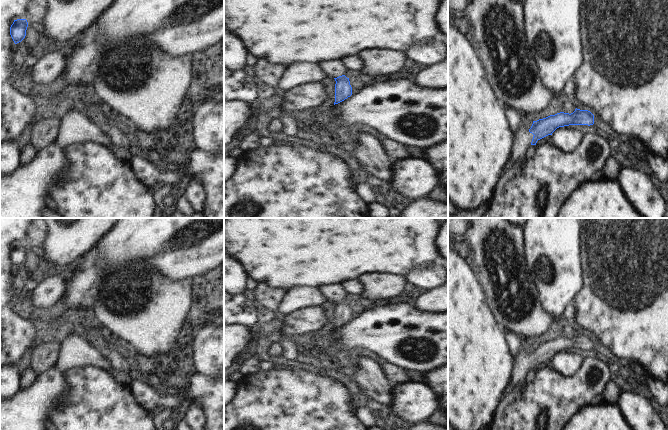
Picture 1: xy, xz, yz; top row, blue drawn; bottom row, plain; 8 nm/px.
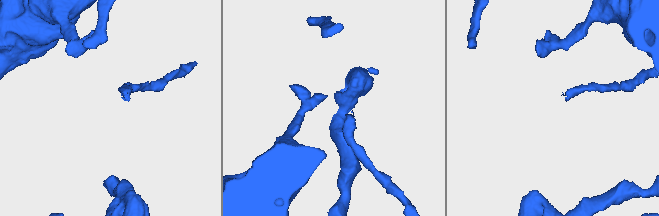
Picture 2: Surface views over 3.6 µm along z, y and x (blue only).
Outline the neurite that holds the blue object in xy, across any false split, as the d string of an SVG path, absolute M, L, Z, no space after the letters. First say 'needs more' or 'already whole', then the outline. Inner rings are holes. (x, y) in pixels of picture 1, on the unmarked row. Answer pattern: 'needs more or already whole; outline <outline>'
already whole; outline M26 243L14 244L10 251L10 259L15 268L21 266L26 260L28 246Z

